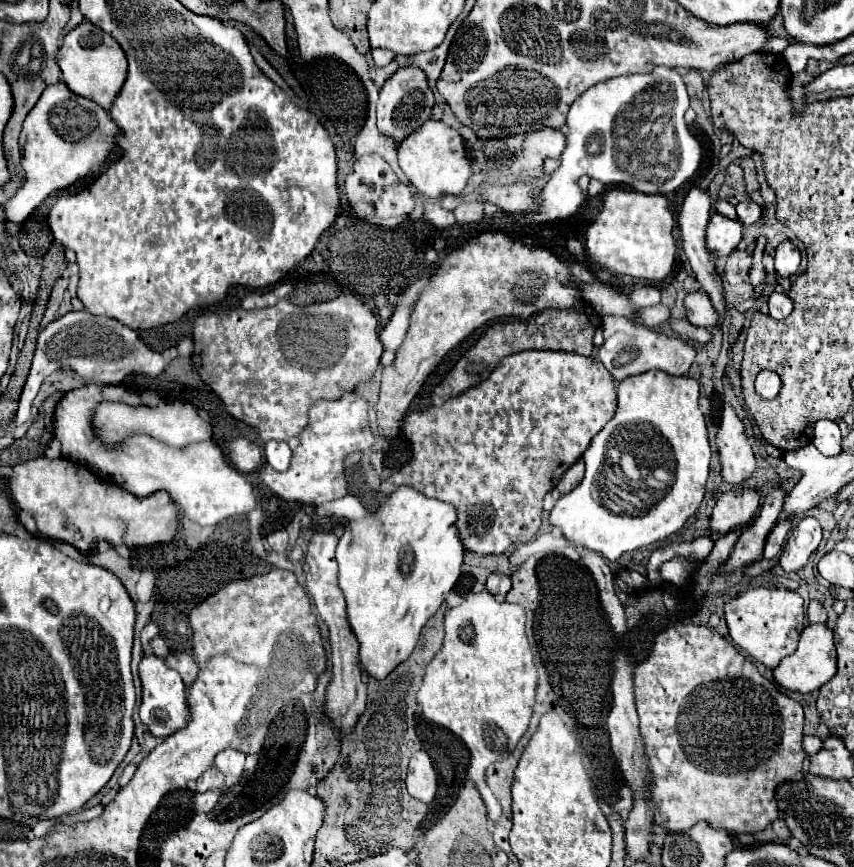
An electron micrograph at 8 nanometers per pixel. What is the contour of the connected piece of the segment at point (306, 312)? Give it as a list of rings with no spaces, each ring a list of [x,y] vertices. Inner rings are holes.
[[[350,293],[306,307],[298,307],[288,299],[282,299],[268,309],[204,313],[194,321],[192,363],[202,381],[224,401],[226,411],[234,419],[256,427],[264,441],[292,439],[306,429],[308,411],[314,403],[322,399],[336,401],[354,391],[358,383],[374,377],[384,351],[376,329],[378,321],[372,310],[358,296]]]

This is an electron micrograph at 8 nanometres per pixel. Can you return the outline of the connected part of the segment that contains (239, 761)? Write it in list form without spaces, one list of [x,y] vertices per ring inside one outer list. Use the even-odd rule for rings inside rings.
[[[228,749],[228,751],[220,751],[216,755],[216,767],[224,773],[224,775],[232,775],[232,777],[240,777],[244,771],[244,753]]]

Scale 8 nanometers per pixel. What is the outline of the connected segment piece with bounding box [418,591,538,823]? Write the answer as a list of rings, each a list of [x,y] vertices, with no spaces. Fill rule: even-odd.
[[[490,591],[466,593],[464,601],[444,615],[444,643],[428,663],[424,681],[418,689],[418,703],[428,721],[456,733],[472,753],[468,777],[478,785],[492,823],[502,815],[498,799],[484,783],[484,771],[490,763],[512,753],[526,733],[538,671],[524,631],[526,611],[522,605],[502,601]]]

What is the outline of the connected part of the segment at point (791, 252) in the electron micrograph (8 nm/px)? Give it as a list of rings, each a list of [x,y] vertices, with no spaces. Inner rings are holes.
[[[784,241],[776,247],[774,267],[780,277],[792,277],[800,265],[800,251],[792,241]]]

